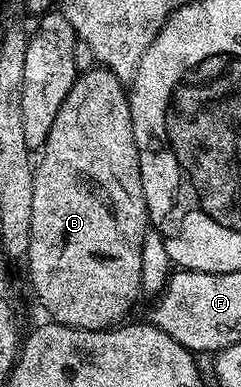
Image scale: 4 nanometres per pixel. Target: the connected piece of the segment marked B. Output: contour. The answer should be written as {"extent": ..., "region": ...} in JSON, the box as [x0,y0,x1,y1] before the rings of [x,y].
{"extent":[26,65,150,331],"region":[[[96,65],[92,70],[77,74],[74,85],[70,89],[70,93],[66,93],[66,101],[62,101],[62,109],[58,109],[58,117],[54,117],[54,125],[50,125],[50,133],[46,137],[42,148],[44,156],[40,159],[40,164],[35,164],[35,175],[33,177],[33,208],[31,210],[30,231],[28,239],[28,250],[26,252],[26,260],[28,259],[28,279],[32,282],[32,287],[36,290],[36,295],[40,298],[40,303],[49,311],[51,318],[55,322],[66,325],[67,327],[77,327],[78,329],[86,329],[87,331],[106,331],[125,322],[128,310],[136,303],[136,298],[141,298],[140,282],[142,281],[142,241],[144,235],[150,229],[150,220],[148,218],[148,206],[146,205],[146,197],[142,193],[142,173],[140,172],[140,158],[138,157],[138,149],[134,141],[134,133],[132,132],[132,118],[130,117],[130,105],[126,94],[125,84],[108,68]]]}

